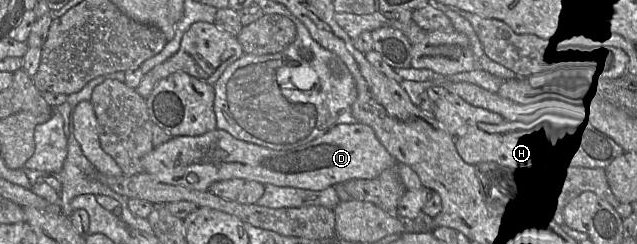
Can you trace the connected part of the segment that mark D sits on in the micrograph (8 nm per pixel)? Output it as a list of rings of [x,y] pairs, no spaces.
[[[356,121],[338,124],[310,142],[286,150],[273,150],[239,140],[227,131],[216,128],[198,136],[172,137],[142,158],[144,171],[160,182],[197,191],[207,191],[213,183],[229,179],[253,180],[262,184],[318,191],[352,179],[373,179],[394,165],[398,168],[406,190],[423,187],[416,172],[408,165],[397,162],[378,140],[370,126]]]

